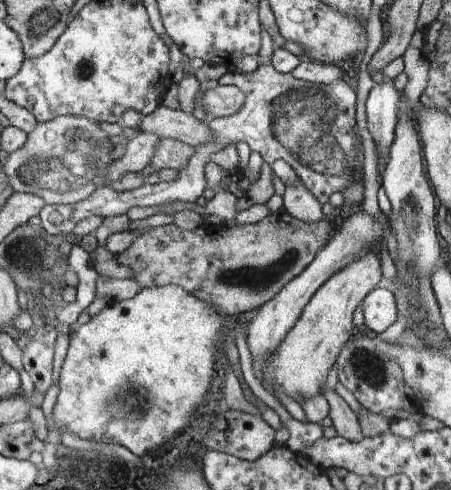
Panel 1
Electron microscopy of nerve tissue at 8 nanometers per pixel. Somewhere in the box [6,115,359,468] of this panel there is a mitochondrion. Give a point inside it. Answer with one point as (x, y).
(71, 160)

